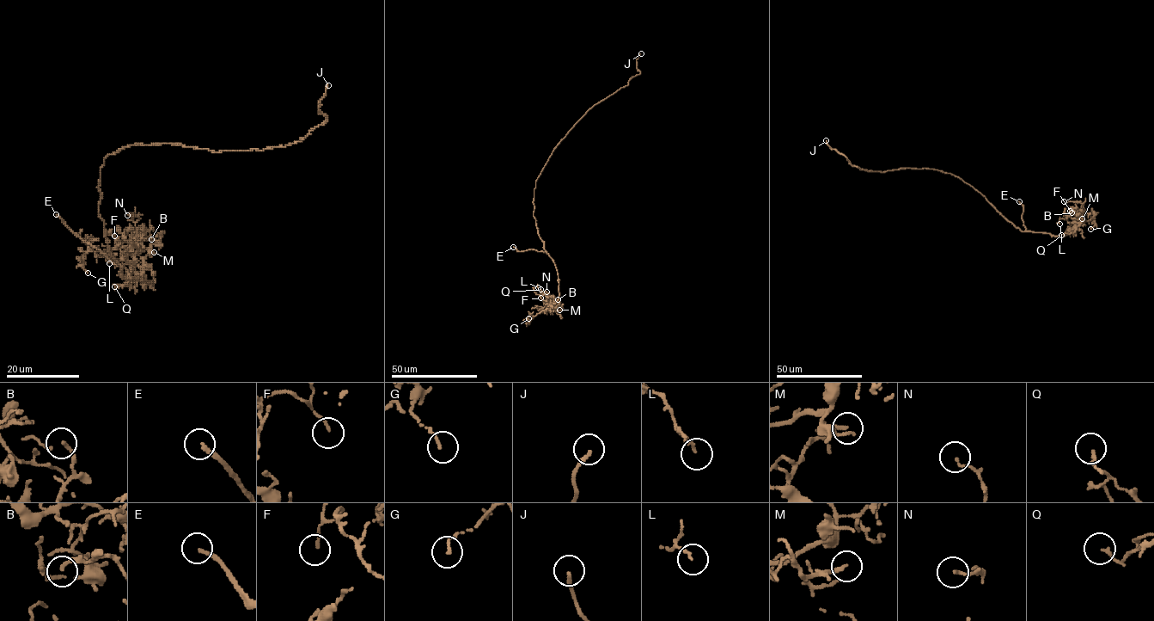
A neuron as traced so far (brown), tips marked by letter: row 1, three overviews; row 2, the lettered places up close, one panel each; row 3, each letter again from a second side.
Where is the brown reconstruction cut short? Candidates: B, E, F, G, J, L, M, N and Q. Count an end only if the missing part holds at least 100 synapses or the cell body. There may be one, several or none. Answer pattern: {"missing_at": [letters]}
{"missing_at": ["E"]}

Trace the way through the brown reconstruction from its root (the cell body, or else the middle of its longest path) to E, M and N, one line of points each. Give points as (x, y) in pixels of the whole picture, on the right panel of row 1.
E: (962, 180), (981, 193), (1016, 227), (1024, 231), (1022, 218), (1023, 206), (1019, 201)
M: (962, 180), (1022, 231), (1049, 233), (1054, 236), (1073, 233), (1082, 218)
N: (962, 180), (1022, 231), (1049, 233), (1054, 236), (1073, 233), (1083, 205), (1077, 201), (1064, 201)

